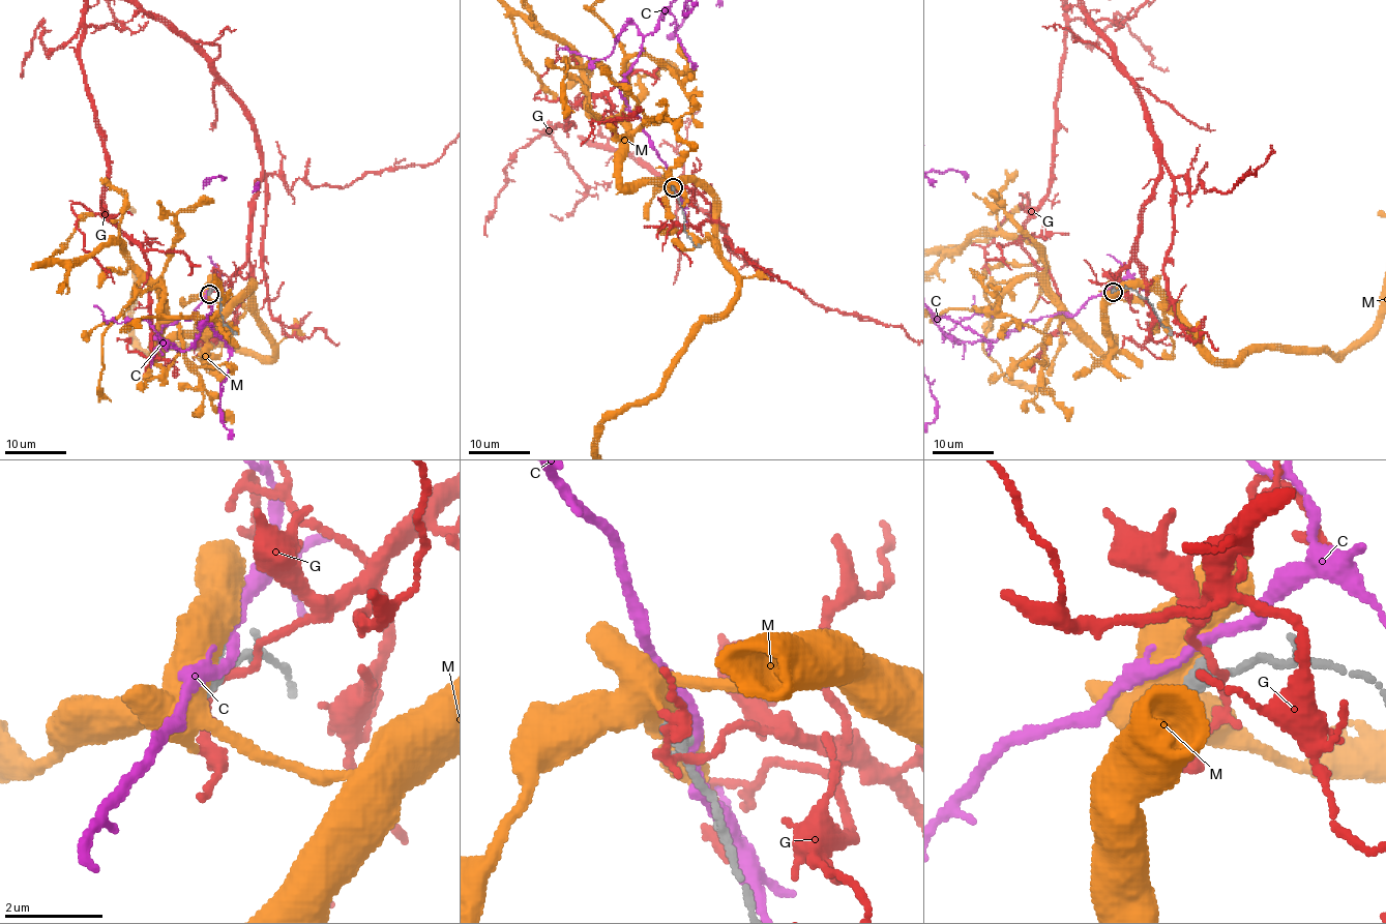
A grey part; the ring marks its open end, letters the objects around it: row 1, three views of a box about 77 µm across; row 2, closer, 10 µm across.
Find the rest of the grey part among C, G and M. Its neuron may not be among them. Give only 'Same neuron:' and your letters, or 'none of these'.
Same neuron: none of these

